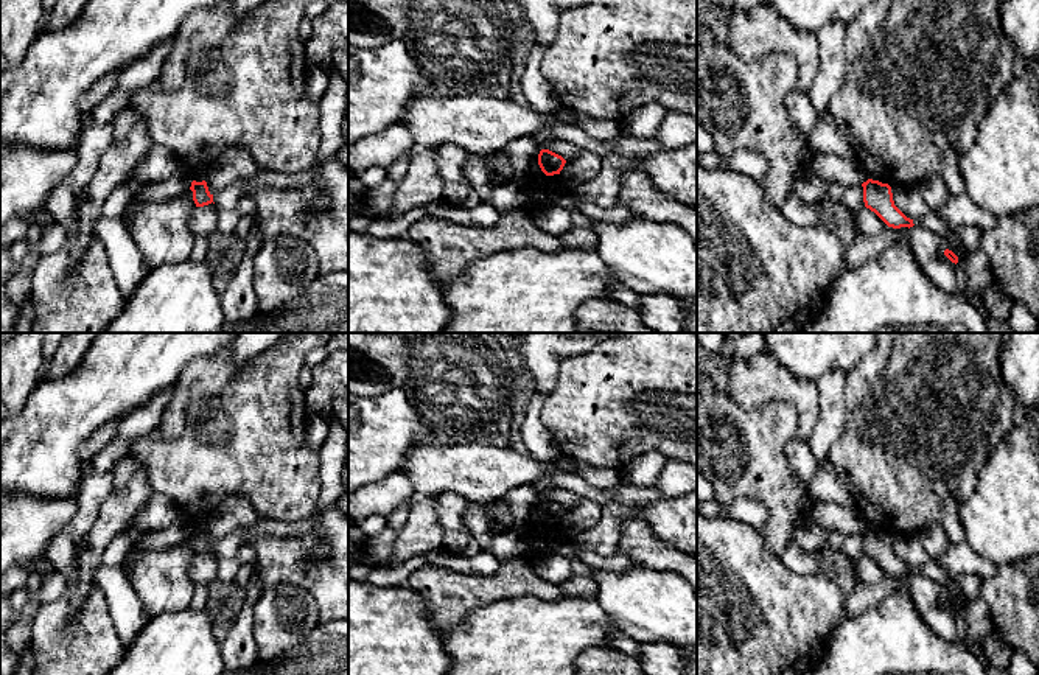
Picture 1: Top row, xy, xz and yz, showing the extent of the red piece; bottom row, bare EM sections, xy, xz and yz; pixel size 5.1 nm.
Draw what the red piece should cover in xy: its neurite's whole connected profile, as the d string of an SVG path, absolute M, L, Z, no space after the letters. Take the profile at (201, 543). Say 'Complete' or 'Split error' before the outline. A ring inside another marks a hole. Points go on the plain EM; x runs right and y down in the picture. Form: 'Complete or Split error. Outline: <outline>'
Complete. Outline: M191 530L193 549L196 555L204 555L213 551L213 543L208 540L207 530Z

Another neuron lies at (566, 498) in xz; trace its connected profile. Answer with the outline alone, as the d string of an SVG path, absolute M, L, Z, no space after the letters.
M554 487L547 495L546 498L561 504L566 510L574 507L580 499L582 496L571 491L571 490L565 490L561 487Z

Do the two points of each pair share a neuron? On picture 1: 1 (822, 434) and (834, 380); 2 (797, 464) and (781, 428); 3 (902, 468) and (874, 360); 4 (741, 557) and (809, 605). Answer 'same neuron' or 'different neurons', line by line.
1: same neuron
2: different neurons
3: different neurons
4: same neuron

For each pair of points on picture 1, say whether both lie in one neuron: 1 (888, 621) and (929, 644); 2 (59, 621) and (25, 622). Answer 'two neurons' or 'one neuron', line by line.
1: one neuron
2: two neurons

